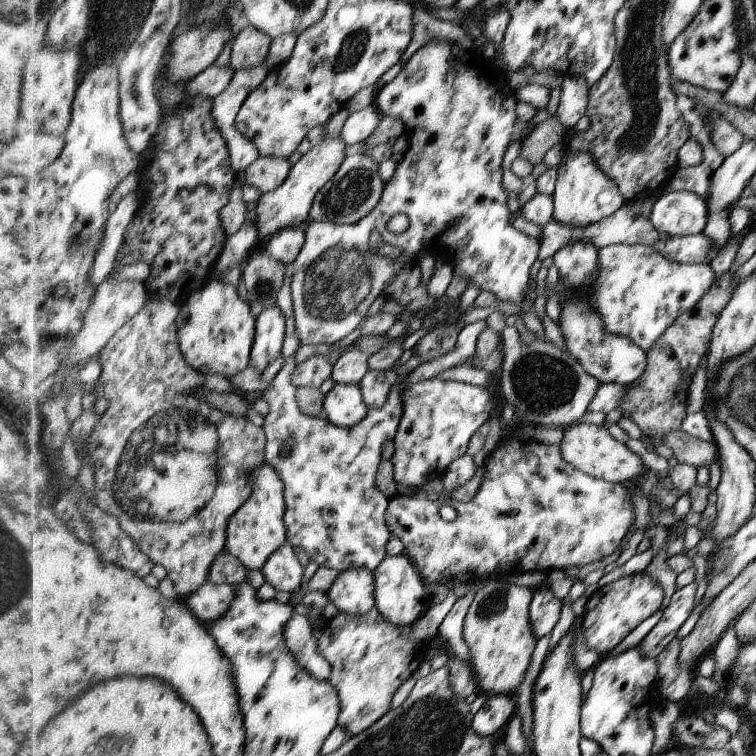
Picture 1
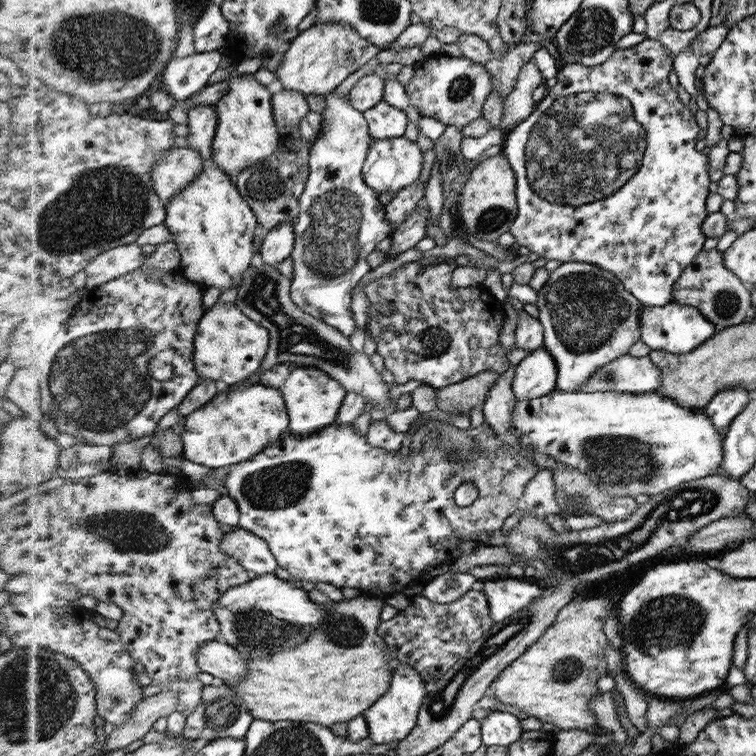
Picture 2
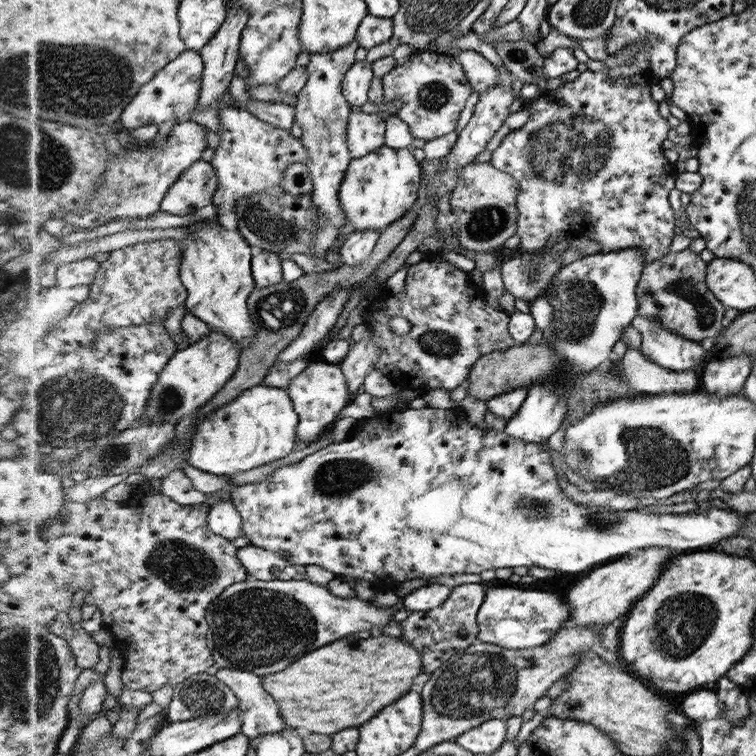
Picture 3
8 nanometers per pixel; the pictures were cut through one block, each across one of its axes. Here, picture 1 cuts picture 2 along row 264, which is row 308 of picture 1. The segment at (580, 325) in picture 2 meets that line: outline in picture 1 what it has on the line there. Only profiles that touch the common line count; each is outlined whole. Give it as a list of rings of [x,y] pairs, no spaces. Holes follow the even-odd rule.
[[[590,241],[568,243],[553,256],[558,268],[559,282],[567,287],[567,303],[561,306],[558,326],[564,339],[566,351],[582,368],[601,383],[634,383],[647,368],[647,353],[630,337],[605,331],[603,318],[590,302],[591,291],[599,278],[600,252]]]

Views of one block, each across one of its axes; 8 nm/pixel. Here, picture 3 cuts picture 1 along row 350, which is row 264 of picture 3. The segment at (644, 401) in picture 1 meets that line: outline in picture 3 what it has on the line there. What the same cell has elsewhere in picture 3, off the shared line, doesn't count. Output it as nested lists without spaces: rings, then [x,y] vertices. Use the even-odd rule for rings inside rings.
[[[689,248],[670,252],[647,264],[638,284],[638,314],[662,321],[672,332],[678,332],[688,340],[701,343],[704,338],[716,339],[722,332],[724,304],[708,287],[706,278],[706,262],[702,262],[700,254]]]

